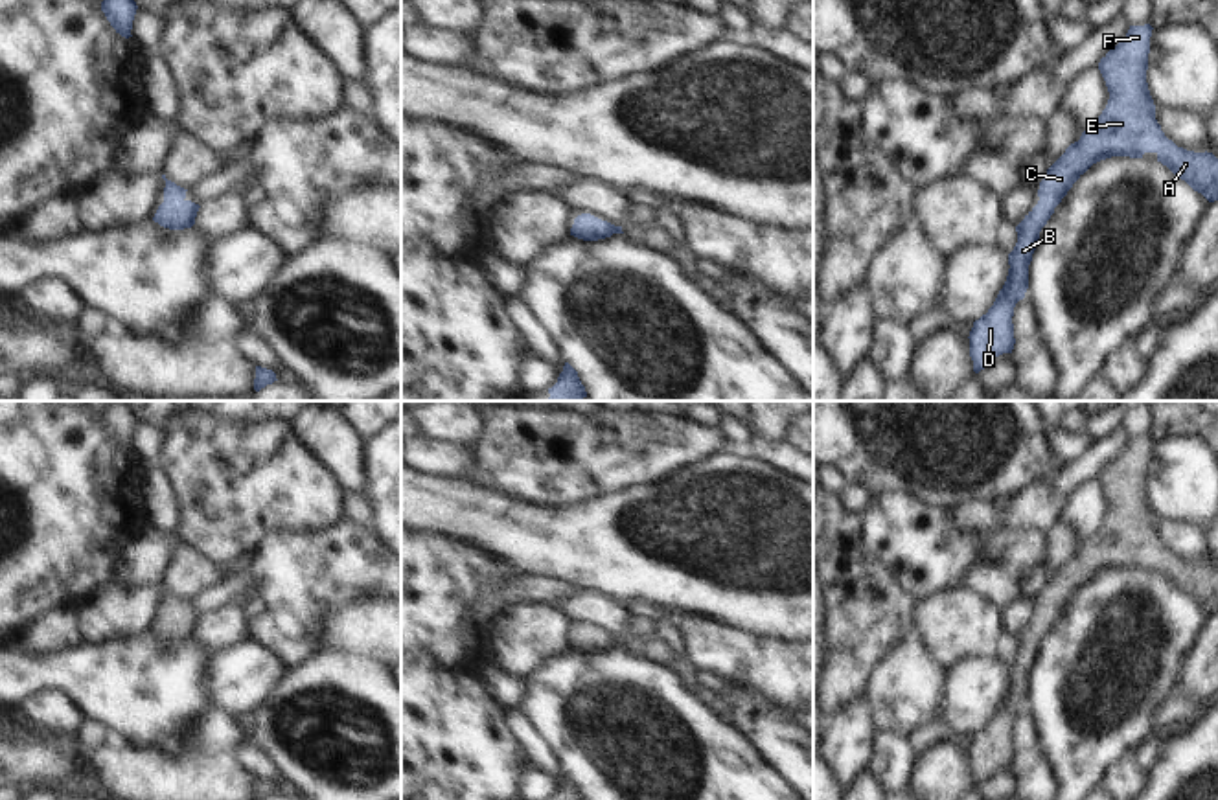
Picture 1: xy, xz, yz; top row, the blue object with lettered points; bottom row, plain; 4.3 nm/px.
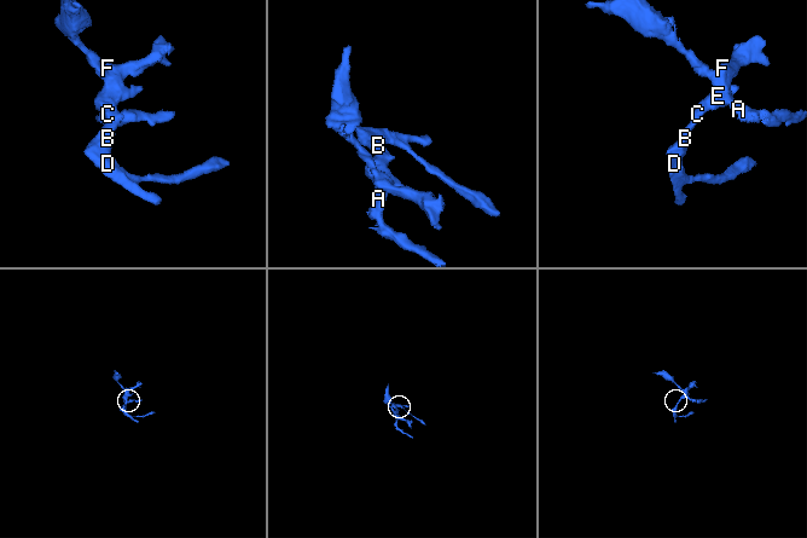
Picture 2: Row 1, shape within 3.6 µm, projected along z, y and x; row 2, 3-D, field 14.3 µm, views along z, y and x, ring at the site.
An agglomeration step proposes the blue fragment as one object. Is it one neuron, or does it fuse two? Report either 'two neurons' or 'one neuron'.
one neuron

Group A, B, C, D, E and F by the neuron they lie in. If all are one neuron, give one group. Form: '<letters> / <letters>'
A B C D E F

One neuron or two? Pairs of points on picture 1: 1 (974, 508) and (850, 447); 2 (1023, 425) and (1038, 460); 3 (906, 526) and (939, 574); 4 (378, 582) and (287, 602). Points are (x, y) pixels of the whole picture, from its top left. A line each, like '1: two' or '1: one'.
1: two
2: one
3: one
4: one

